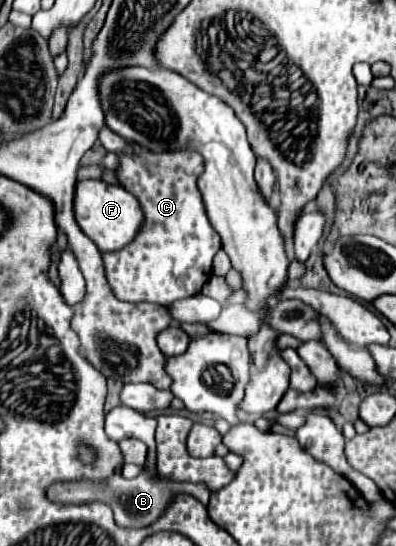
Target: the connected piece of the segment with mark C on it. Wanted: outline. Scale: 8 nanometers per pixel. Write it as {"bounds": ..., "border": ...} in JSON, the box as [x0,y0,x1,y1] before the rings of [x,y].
{"bounds":[104,145,222,305],"border":[[[134,145],[134,155],[120,155],[120,169],[116,171],[122,187],[130,191],[144,209],[144,227],[140,231],[140,239],[132,243],[132,247],[124,247],[124,251],[104,253],[104,267],[110,287],[116,297],[122,301],[150,301],[158,305],[172,305],[178,299],[186,299],[198,295],[202,287],[208,283],[212,275],[212,259],[222,247],[220,235],[210,225],[210,219],[204,209],[202,195],[196,187],[196,175],[200,175],[200,155],[192,155],[192,151],[166,151],[166,153],[150,153],[142,147]]]}

